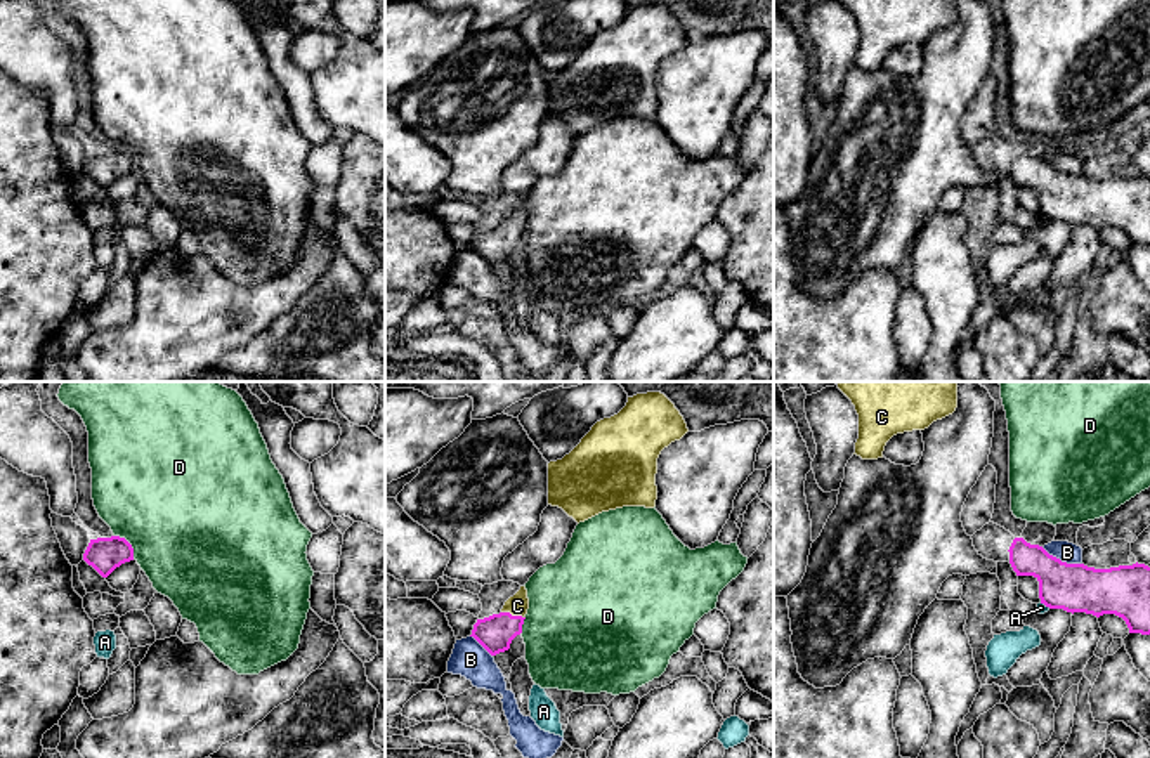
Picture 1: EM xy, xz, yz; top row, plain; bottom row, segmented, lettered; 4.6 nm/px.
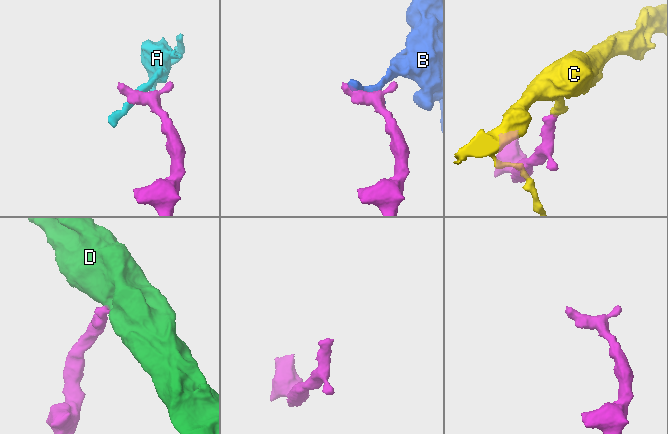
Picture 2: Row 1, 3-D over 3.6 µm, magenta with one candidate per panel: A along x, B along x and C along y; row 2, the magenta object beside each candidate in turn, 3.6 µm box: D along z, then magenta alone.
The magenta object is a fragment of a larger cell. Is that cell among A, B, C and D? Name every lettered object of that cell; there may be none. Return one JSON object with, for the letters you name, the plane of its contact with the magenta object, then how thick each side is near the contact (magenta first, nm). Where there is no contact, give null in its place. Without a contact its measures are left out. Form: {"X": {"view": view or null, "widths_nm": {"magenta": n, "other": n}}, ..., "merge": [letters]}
{"C": {"view": "xz", "widths_nm": {"magenta": 170, "other": 100}}, "merge": ["C"]}

